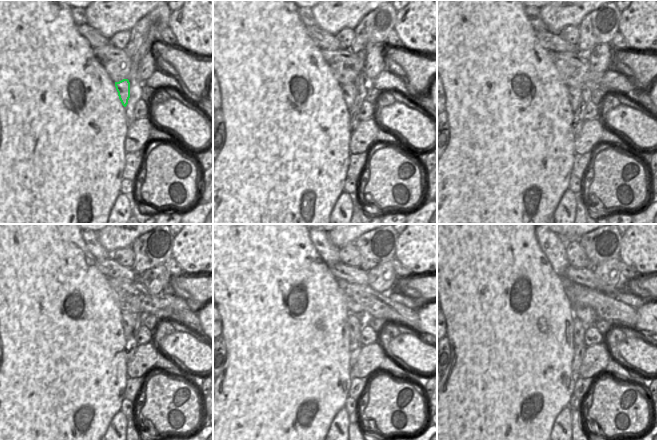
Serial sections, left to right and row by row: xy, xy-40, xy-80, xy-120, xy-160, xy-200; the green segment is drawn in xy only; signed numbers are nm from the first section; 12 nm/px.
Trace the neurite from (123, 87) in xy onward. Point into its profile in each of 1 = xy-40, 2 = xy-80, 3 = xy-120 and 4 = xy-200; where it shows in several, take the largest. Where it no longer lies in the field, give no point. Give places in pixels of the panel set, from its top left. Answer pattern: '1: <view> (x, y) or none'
1: xy-40 (348, 90)
2: xy-80 (574, 94)
3: xy-120 (128, 320)
4: xy-200 (580, 329)

